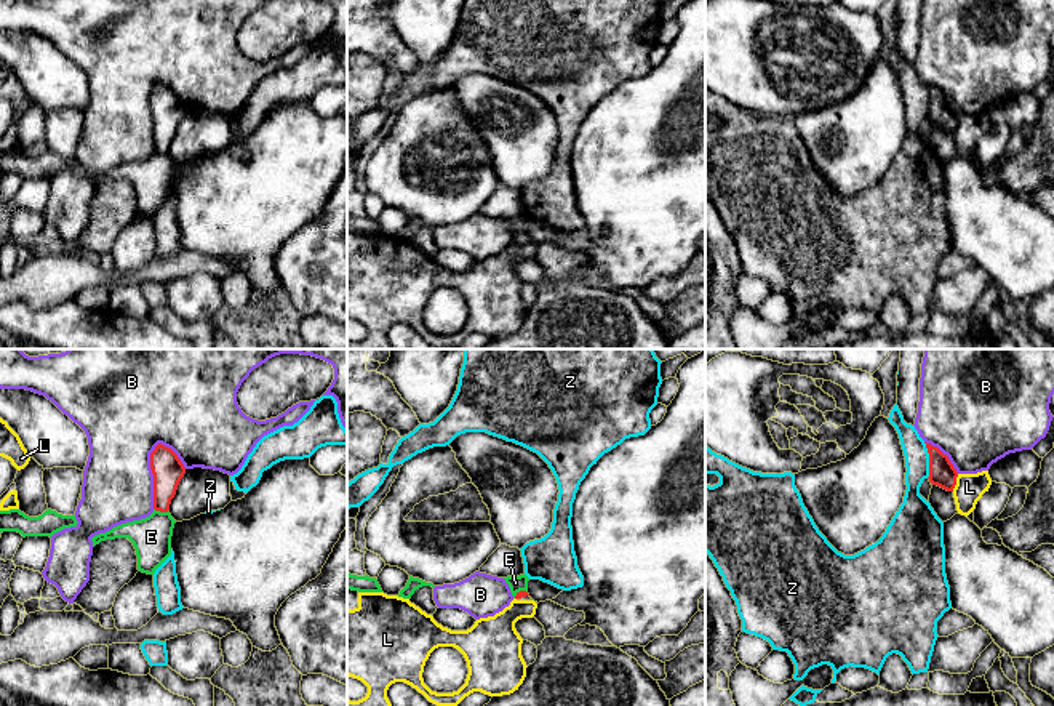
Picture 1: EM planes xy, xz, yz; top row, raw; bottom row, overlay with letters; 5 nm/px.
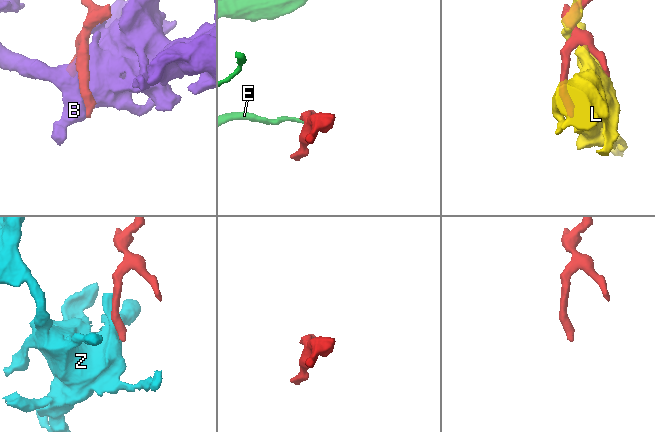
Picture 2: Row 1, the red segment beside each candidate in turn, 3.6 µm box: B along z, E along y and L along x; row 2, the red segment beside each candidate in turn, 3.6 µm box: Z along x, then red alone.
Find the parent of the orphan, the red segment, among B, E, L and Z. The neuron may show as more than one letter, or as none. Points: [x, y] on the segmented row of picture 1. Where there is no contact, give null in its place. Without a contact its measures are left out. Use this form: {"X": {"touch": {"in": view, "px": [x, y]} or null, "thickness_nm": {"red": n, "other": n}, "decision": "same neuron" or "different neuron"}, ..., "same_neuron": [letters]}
{"B": {"touch": {"in": "xy", "px": [154, 476]}, "thickness_nm": {"red": 160, "other": 360}, "decision": "different neuron"}, "E": {"touch": {"in": "xy", "px": [160, 511]}, "thickness_nm": {"red": 160, "other": 200}, "decision": "different neuron"}, "L": {"touch": {"in": "yz", "px": [955, 482]}, "thickness_nm": {"red": 130, "other": 140}, "decision": "different neuron"}, "Z": {"touch": {"in": "yz", "px": [930, 460]}, "thickness_nm": {"red": 130, "other": 130}, "decision": "different neuron"}, "same_neuron": []}

